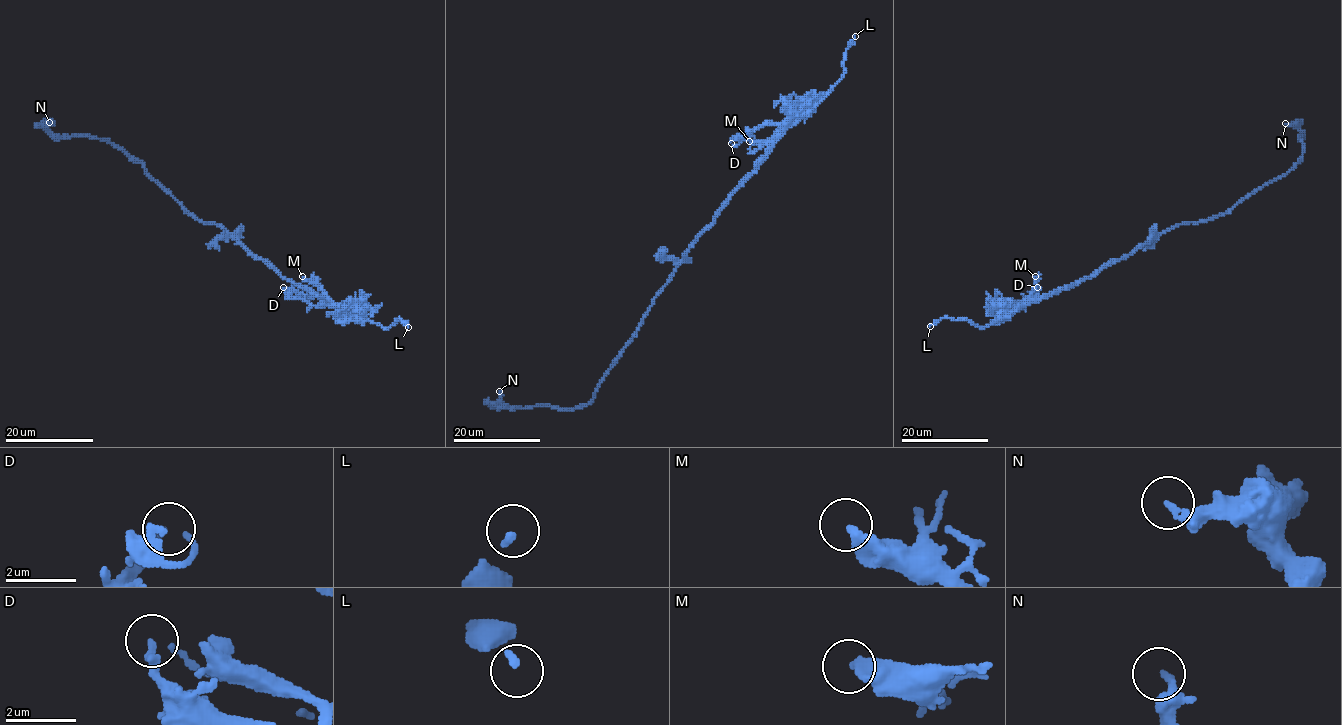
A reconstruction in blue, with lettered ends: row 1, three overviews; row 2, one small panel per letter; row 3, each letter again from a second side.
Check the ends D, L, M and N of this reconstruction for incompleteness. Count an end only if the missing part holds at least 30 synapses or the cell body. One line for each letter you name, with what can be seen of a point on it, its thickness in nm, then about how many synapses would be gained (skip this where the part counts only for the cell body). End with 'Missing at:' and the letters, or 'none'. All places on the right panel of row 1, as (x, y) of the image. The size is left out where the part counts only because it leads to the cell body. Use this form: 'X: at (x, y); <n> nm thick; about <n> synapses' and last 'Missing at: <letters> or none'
L: at (930, 326); 160 nm thick
Missing at: L

